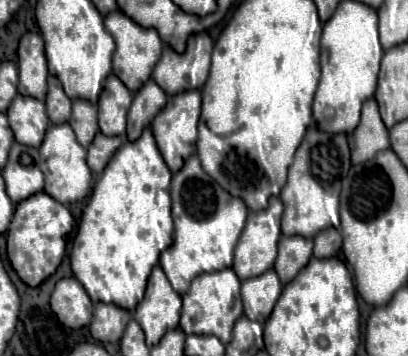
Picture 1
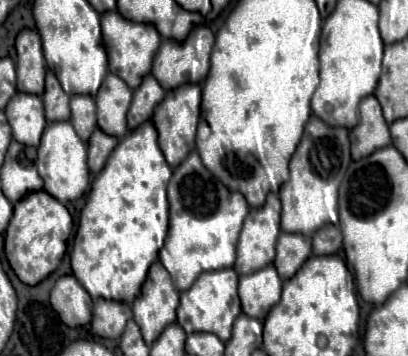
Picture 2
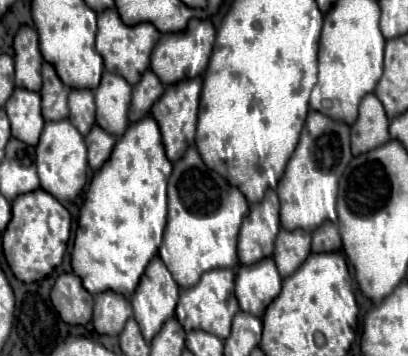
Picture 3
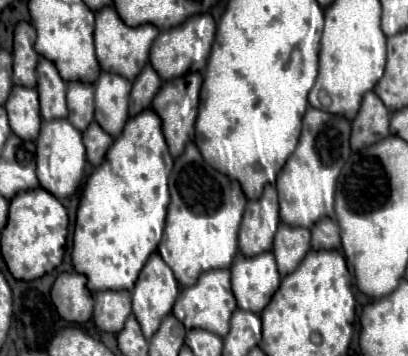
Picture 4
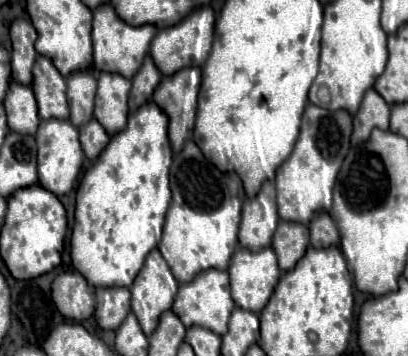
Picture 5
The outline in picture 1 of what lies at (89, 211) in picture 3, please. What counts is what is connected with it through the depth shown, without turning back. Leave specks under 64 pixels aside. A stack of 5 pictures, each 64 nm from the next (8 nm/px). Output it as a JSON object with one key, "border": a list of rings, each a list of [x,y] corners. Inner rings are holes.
{"border":[[[150,128],[142,132],[136,144],[122,144],[108,162],[84,208],[70,254],[72,272],[92,302],[116,304],[132,312],[144,298],[148,272],[158,264],[160,254],[174,244],[170,178]]]}

